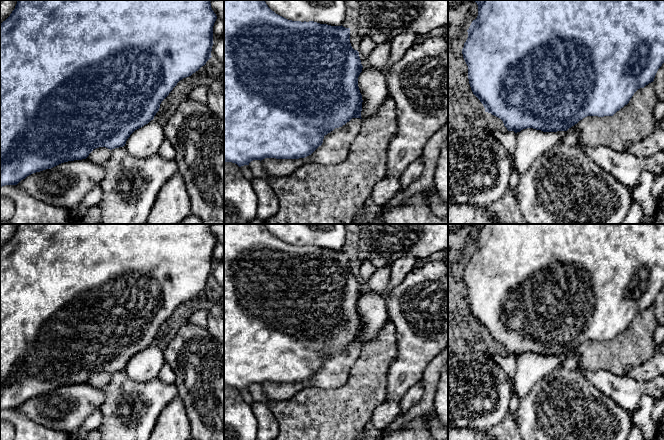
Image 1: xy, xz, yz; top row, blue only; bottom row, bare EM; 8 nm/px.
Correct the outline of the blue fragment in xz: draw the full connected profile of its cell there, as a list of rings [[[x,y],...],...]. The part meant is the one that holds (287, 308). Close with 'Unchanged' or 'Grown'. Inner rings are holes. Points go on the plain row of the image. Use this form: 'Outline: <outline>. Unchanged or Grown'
Outline: [[[224,224],[224,386],[232,386],[239,391],[249,389],[253,384],[263,384],[265,382],[276,383],[299,383],[311,379],[319,370],[322,369],[324,360],[333,355],[335,352],[342,351],[352,342],[361,342],[362,335],[362,319],[358,311],[358,301],[362,296],[362,288],[359,281],[359,276],[354,274],[350,267],[350,252],[341,250],[331,250],[320,248],[314,245],[301,246],[288,244],[274,235],[272,235],[265,224]]]. Unchanged

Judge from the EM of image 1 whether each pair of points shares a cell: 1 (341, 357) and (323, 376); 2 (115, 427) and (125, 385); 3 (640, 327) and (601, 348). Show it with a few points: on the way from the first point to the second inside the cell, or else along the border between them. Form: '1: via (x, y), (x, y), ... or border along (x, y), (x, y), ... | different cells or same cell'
1: via (337, 362), (328, 371) | same cell
2: via (115, 417), (114, 404), (119, 399), (119, 395) | same cell
3: via (630, 337), (619, 348), (611, 348) | same cell

